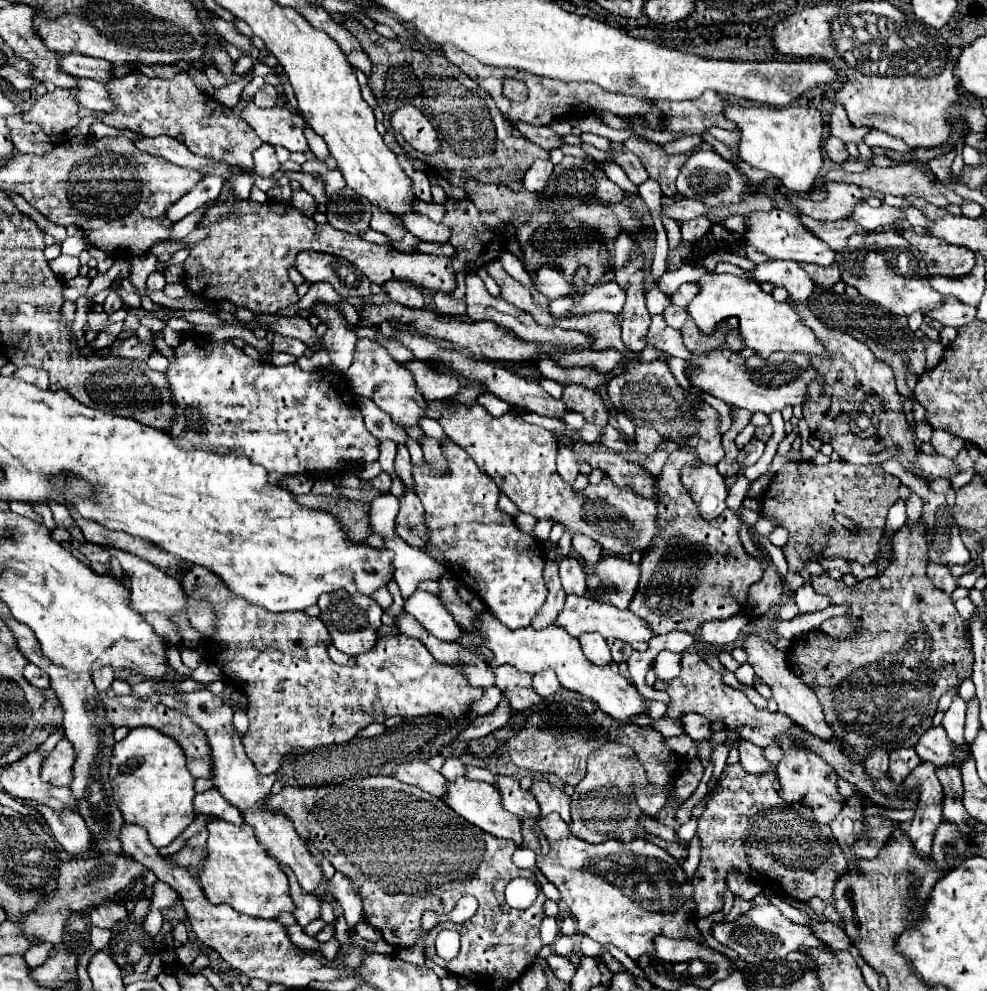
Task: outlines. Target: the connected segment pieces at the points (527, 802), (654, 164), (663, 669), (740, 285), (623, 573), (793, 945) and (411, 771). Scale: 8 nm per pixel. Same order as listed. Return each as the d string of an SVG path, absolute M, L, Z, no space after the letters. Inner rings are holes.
M496 775L496 789L500 793L502 805L504 809L508 809L510 813L522 817L522 815L530 815L536 817L540 813L536 799L532 797L530 791L522 789L516 777L510 775Z
M630 137L624 143L624 147L640 157L648 175L660 183L664 195L668 195L668 197L676 195L674 181L676 181L676 175L680 173L680 167L684 165L688 153L686 155L666 155L656 143L642 141L638 137Z
M660 651L656 657L656 675L658 679L674 679L680 675L680 659L684 653Z
M710 271L704 273L696 281L696 285L698 285L698 293L686 305L686 309L702 335L714 335L718 323L722 323L728 317L736 317L738 333L744 345L748 349L754 349L760 357L768 357L774 351L828 357L826 349L820 345L812 329L798 321L798 315L794 313L794 309L786 301L784 303L774 301L770 293L764 293L760 289L760 285L736 275L716 275Z
M602 555L602 559L592 569L588 569L588 565L584 565L584 569L586 569L586 587L588 587L588 593L592 599L604 601L618 609L628 609L628 603L630 603L632 595L636 593L636 585L638 585L638 577L640 577L638 565L634 565L632 561L628 561L624 557Z
M756 905L736 921L718 921L712 925L712 937L730 949L734 949L746 963L762 963L772 959L782 959L792 951L798 951L800 945L818 947L820 939L804 925L796 925L786 919L774 905ZM750 925L750 929L744 929Z
M410 761L410 763L400 763L396 765L396 769L392 771L392 777L400 779L402 783L408 785L416 785L424 791L428 791L430 795L442 797L444 787L448 785L448 781L434 769L430 769L424 761Z

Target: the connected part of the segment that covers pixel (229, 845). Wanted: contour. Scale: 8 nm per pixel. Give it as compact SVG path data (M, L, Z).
M214 819L206 825L206 829L208 829L206 857L200 867L198 879L206 899L212 905L228 903L232 909L260 919L276 919L280 911L294 909L286 875L282 873L280 865L276 865L276 861L268 857L264 845L256 841L252 825L248 823L234 825L224 819Z

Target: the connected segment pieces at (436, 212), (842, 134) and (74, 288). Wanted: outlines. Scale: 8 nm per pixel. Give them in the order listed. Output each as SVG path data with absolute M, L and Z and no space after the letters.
M412 201L412 207L422 215L428 215L432 221L442 221L446 215L446 207L440 203L426 203L426 201Z
M840 103L834 105L834 111L830 115L830 121L828 121L828 131L830 135L838 137L840 141L848 143L848 141L854 141L858 143L862 139L864 133L868 133L868 127L854 127L848 117L846 117L846 111Z
M80 275L66 281L64 293L62 293L64 301L76 301L78 297L82 297L86 293L86 289L88 289L88 283L90 283L90 277L80 277Z

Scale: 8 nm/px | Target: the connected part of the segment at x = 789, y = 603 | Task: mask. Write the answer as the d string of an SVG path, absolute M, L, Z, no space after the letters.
M786 597L786 601L778 607L778 617L780 617L780 619L792 619L792 617L796 617L798 613L800 613L800 611L796 609L792 597Z

